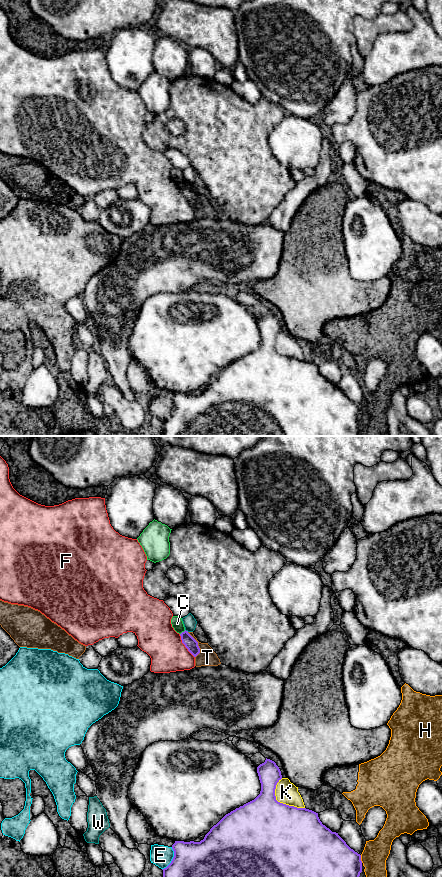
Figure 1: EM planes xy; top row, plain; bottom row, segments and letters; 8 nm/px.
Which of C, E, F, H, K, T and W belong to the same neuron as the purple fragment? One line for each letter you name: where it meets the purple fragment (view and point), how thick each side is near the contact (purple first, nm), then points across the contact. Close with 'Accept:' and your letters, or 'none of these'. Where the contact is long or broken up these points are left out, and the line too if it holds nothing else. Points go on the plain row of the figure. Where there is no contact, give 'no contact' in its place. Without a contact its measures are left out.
Accept: none of these

